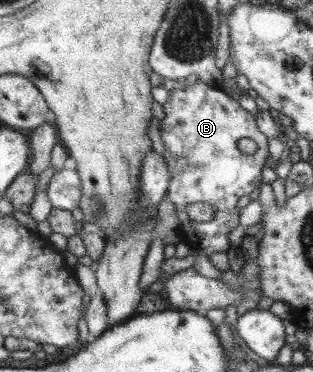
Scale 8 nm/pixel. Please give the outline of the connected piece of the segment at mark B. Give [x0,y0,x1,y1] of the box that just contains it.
[158,80,269,257]

